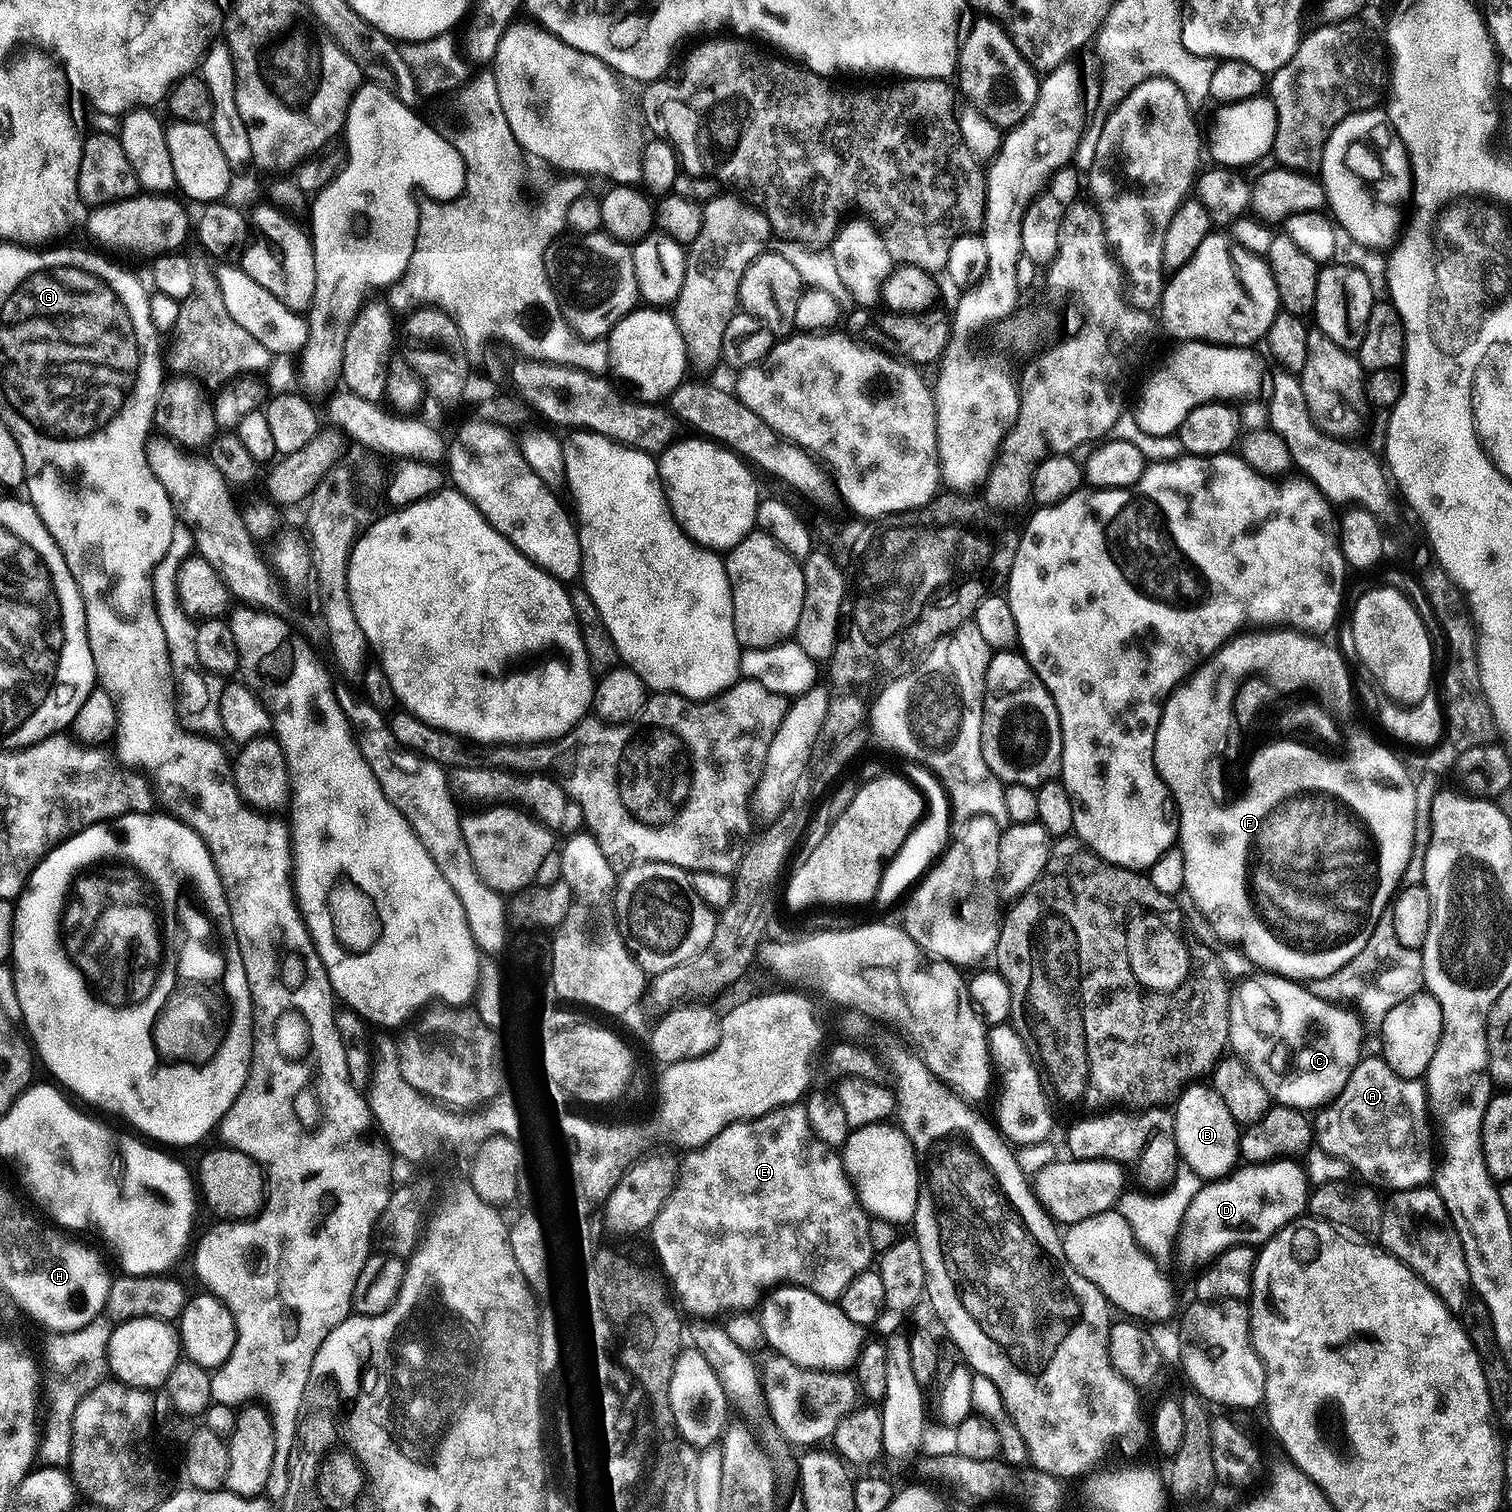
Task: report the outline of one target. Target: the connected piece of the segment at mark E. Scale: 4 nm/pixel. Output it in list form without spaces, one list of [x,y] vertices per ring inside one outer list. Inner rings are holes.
[[[783,1104],[781,1108],[775,1108],[772,1112],[766,1112],[753,1120],[740,1120],[737,1124],[727,1124],[710,1142],[706,1142],[701,1148],[693,1148],[687,1153],[684,1165],[679,1165],[675,1184],[672,1185],[672,1193],[666,1198],[658,1218],[650,1229],[652,1242],[656,1246],[656,1252],[660,1255],[667,1279],[678,1296],[684,1292],[680,1300],[688,1300],[685,1313],[696,1318],[720,1318],[729,1314],[744,1314],[755,1309],[763,1301],[766,1294],[773,1288],[781,1286],[795,1286],[808,1288],[814,1294],[822,1298],[836,1302],[839,1301],[842,1290],[850,1286],[850,1282],[859,1272],[869,1271],[874,1253],[870,1246],[870,1216],[864,1211],[864,1206],[856,1196],[856,1190],[848,1181],[848,1172],[844,1168],[841,1153],[831,1148],[826,1142],[822,1142],[814,1134],[810,1126],[810,1118],[806,1114],[804,1104]]]

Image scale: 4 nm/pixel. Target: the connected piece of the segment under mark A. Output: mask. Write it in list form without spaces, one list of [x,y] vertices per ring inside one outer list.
[[[1379,1055],[1362,1058],[1346,1086],[1314,1116],[1314,1144],[1328,1156],[1345,1160],[1361,1181],[1381,1189],[1401,1192],[1427,1185],[1434,1176],[1434,1128],[1430,1123],[1428,1093],[1420,1080],[1402,1078]]]

